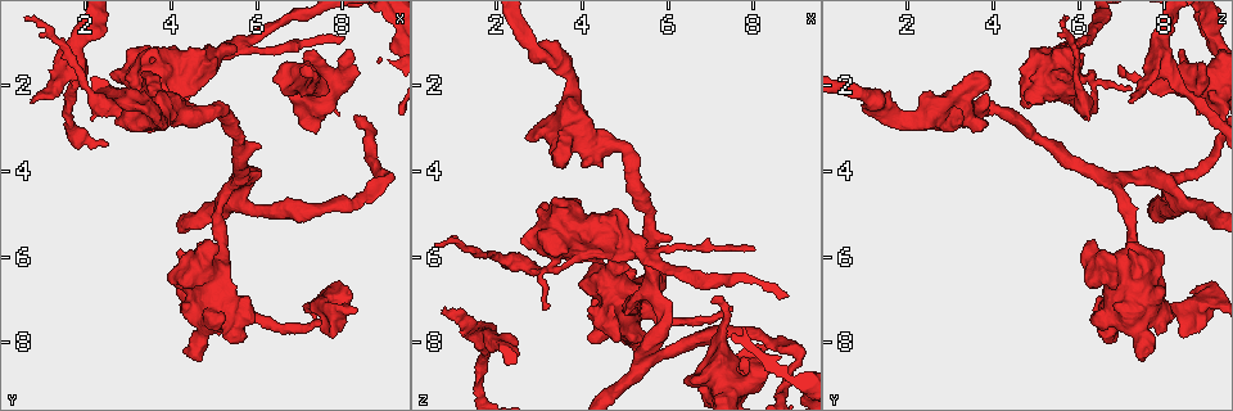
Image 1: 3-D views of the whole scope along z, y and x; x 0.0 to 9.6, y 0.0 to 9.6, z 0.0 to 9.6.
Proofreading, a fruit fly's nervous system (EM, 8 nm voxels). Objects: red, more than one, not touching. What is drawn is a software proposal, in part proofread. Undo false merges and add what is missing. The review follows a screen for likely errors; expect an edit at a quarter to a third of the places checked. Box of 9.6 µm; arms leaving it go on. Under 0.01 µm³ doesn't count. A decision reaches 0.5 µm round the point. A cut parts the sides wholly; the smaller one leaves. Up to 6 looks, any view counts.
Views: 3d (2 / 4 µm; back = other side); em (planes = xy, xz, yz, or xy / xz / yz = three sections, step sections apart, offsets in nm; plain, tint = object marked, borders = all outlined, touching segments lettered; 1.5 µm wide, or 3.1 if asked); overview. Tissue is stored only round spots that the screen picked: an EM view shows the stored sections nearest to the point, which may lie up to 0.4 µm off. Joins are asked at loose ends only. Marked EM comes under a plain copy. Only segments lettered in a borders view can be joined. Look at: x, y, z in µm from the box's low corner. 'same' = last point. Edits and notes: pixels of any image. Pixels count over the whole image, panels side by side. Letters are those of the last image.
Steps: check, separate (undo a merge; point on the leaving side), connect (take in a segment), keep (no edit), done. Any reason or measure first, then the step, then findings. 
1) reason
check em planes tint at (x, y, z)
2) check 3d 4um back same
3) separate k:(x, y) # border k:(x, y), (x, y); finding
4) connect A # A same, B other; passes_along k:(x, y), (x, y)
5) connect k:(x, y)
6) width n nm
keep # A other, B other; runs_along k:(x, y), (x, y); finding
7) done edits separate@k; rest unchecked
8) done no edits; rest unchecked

free end
check em yz step 4 tint at (7.55, 7.55, 7.30)

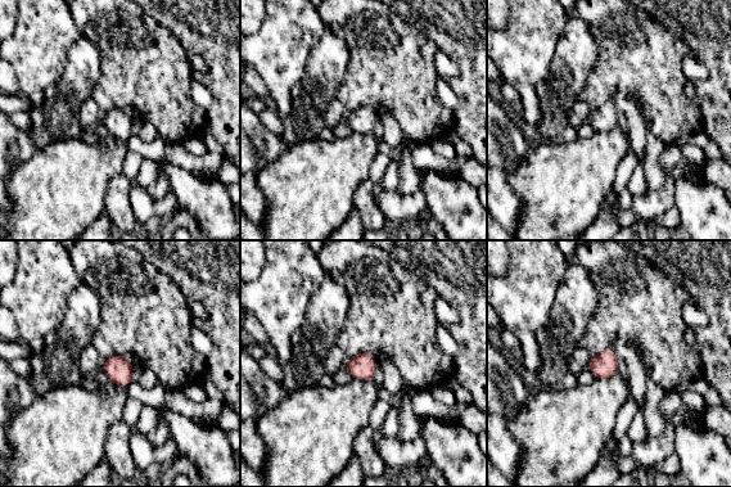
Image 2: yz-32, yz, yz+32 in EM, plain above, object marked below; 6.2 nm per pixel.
cut it another way
check em planes borders same

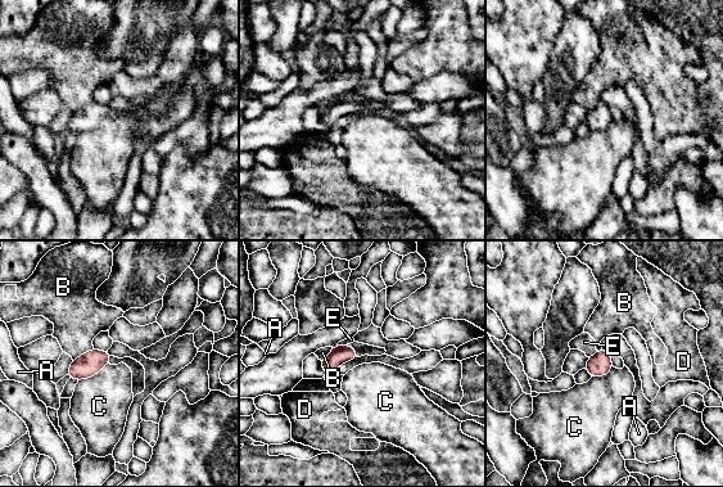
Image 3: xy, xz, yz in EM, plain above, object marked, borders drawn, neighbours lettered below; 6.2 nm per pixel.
keep # A other, B other, C other, D other, E other; border 3:(108, 363), (94, 375), (77, 380); no lettered segment goes on from it

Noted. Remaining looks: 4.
sharp bend
check em planes borders at (9.05, 4.10, 8.45)

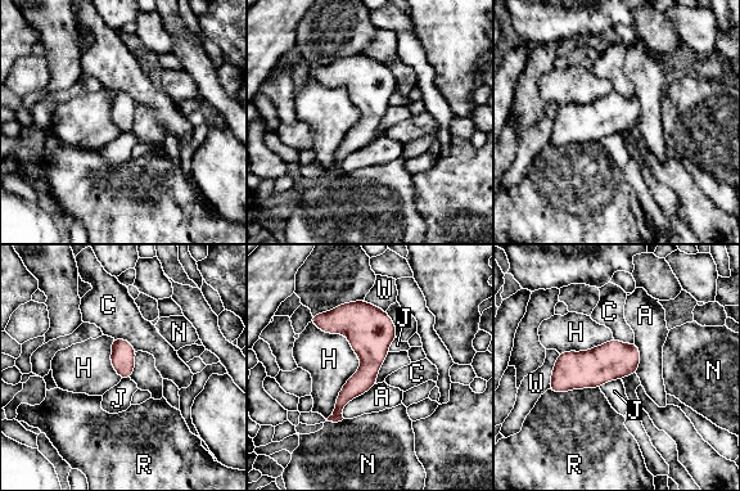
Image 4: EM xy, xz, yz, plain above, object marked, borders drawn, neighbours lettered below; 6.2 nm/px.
width 160 nm
keep # A other, C other, H other, J other, N other, R other, W other; border 4:(310, 321), (360, 359), (326, 420); one neuron here

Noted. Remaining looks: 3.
an open end
check 3d 2um at (8.20, 1.20, 8.40)

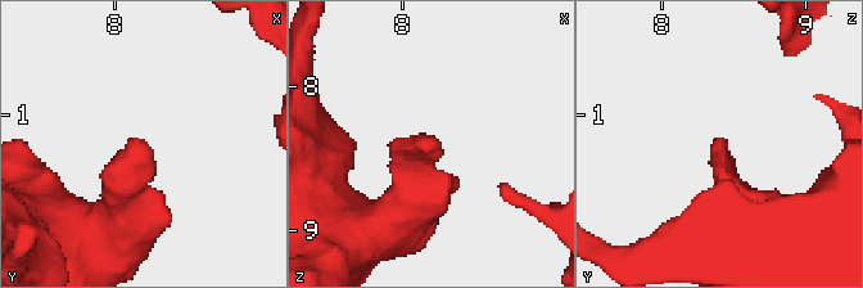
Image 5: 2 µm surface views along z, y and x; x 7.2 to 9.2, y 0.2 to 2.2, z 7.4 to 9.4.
check em xz step 4 tint at (8.18, 1.22, 8.32)

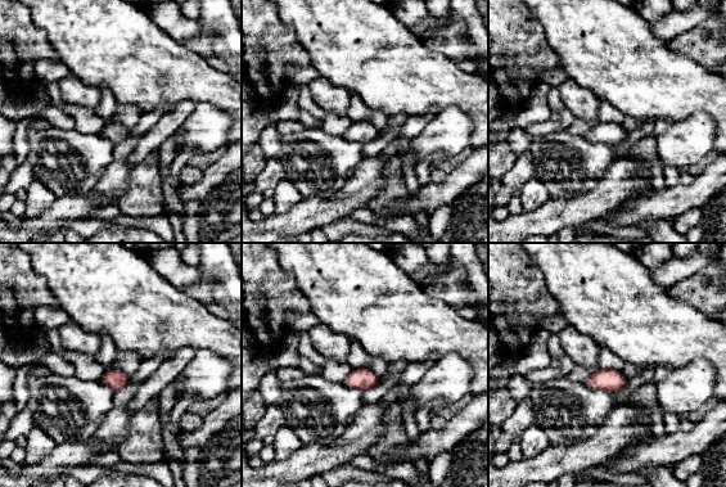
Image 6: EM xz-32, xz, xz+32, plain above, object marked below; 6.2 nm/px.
check em planes borders same

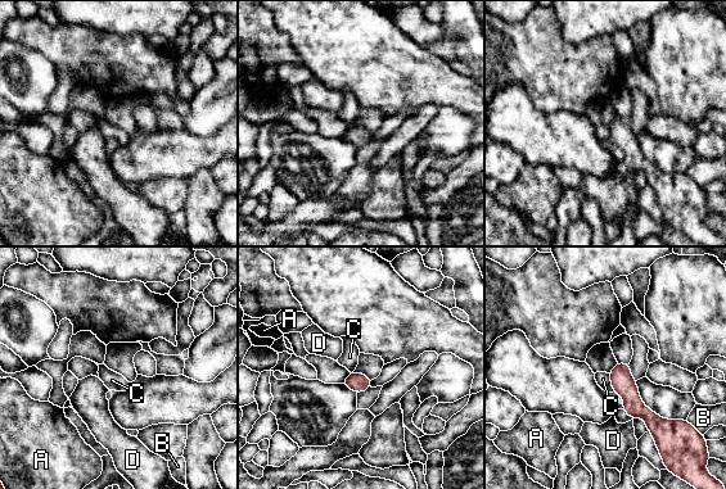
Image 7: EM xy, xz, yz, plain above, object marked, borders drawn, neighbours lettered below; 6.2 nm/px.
keep # A other, B other, C other, D other; runs_along 7:(618, 366), (631, 399), (657, 429); none of them fits

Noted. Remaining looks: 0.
done no edits; rest unchecked

